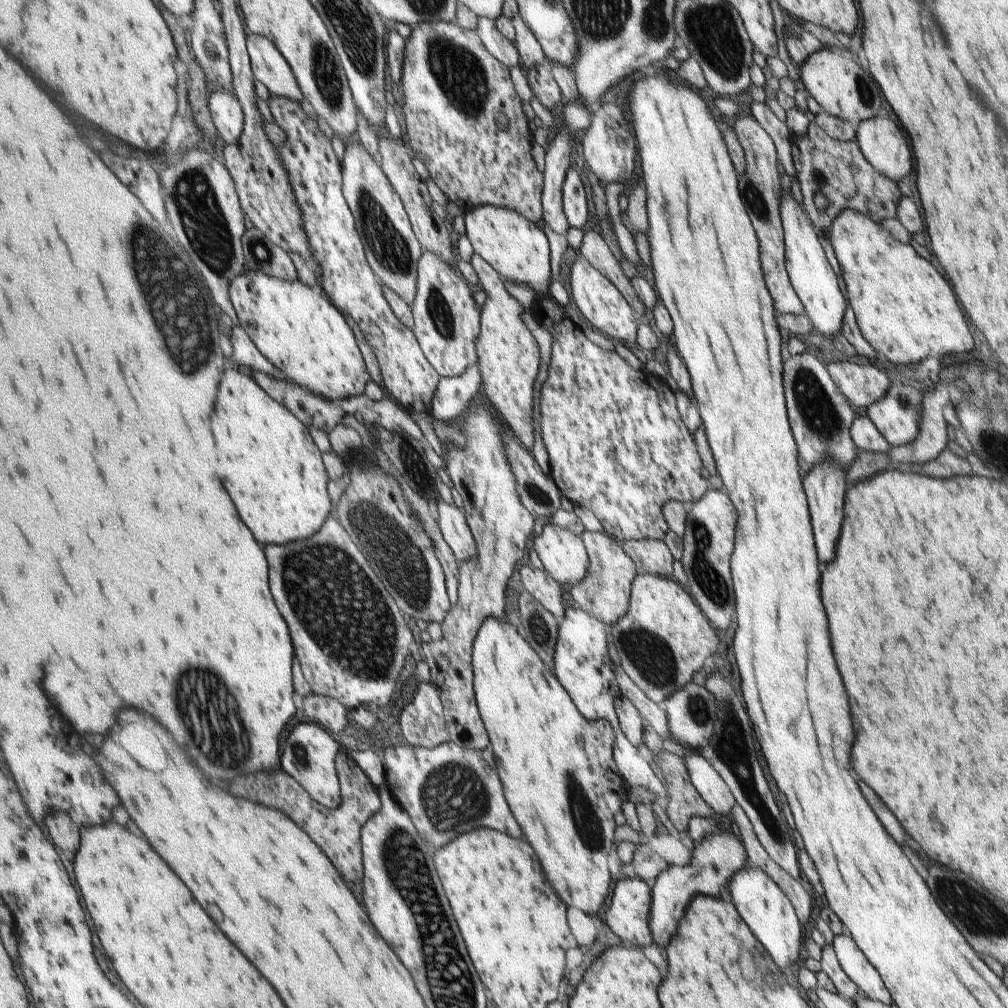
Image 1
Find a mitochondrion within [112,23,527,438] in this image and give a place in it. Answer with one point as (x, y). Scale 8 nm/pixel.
(191, 326)

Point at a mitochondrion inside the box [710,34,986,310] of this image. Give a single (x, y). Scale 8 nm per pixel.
(757, 203)

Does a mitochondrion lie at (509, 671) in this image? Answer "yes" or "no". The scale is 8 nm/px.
no

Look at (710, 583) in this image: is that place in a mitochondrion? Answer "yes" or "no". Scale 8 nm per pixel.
yes

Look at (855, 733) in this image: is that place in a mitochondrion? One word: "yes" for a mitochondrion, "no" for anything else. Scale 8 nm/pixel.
no

